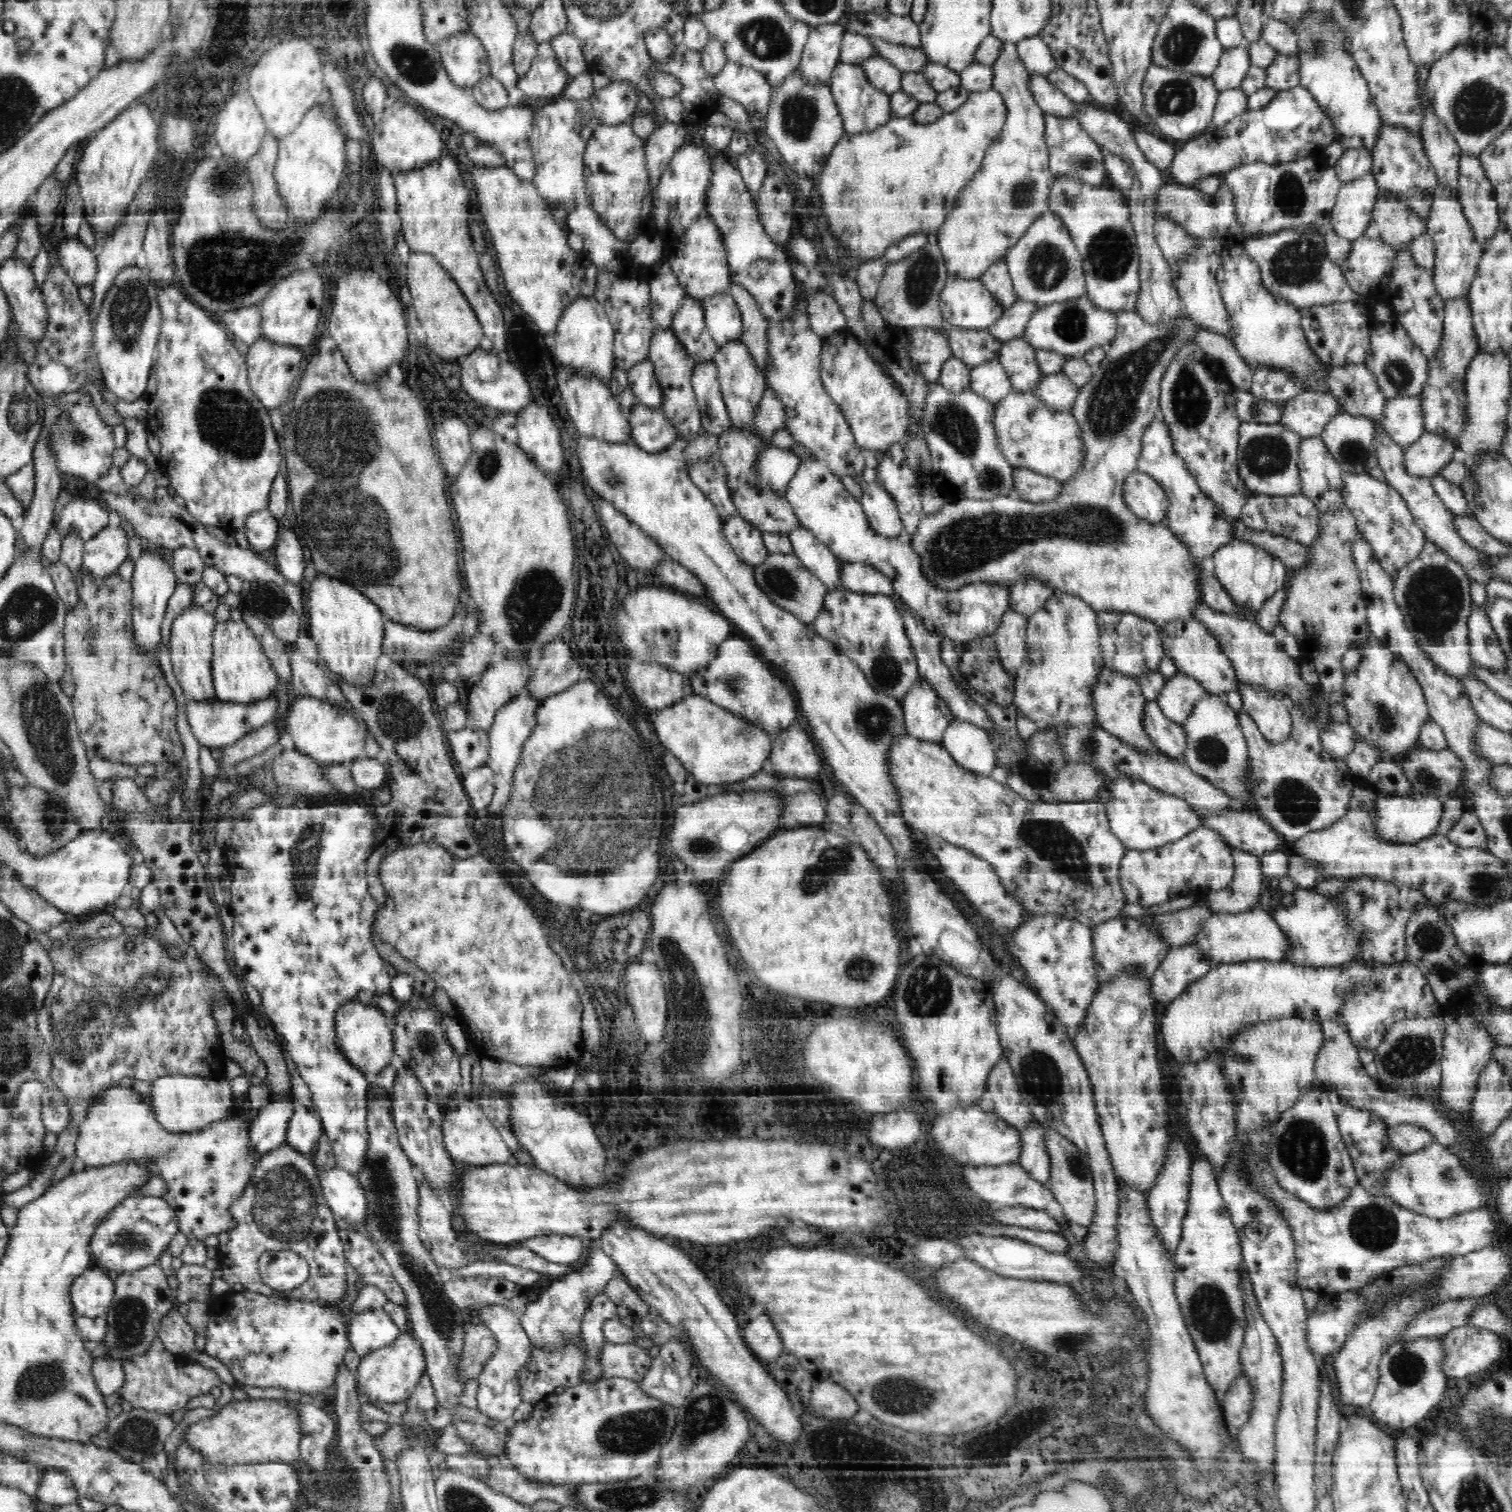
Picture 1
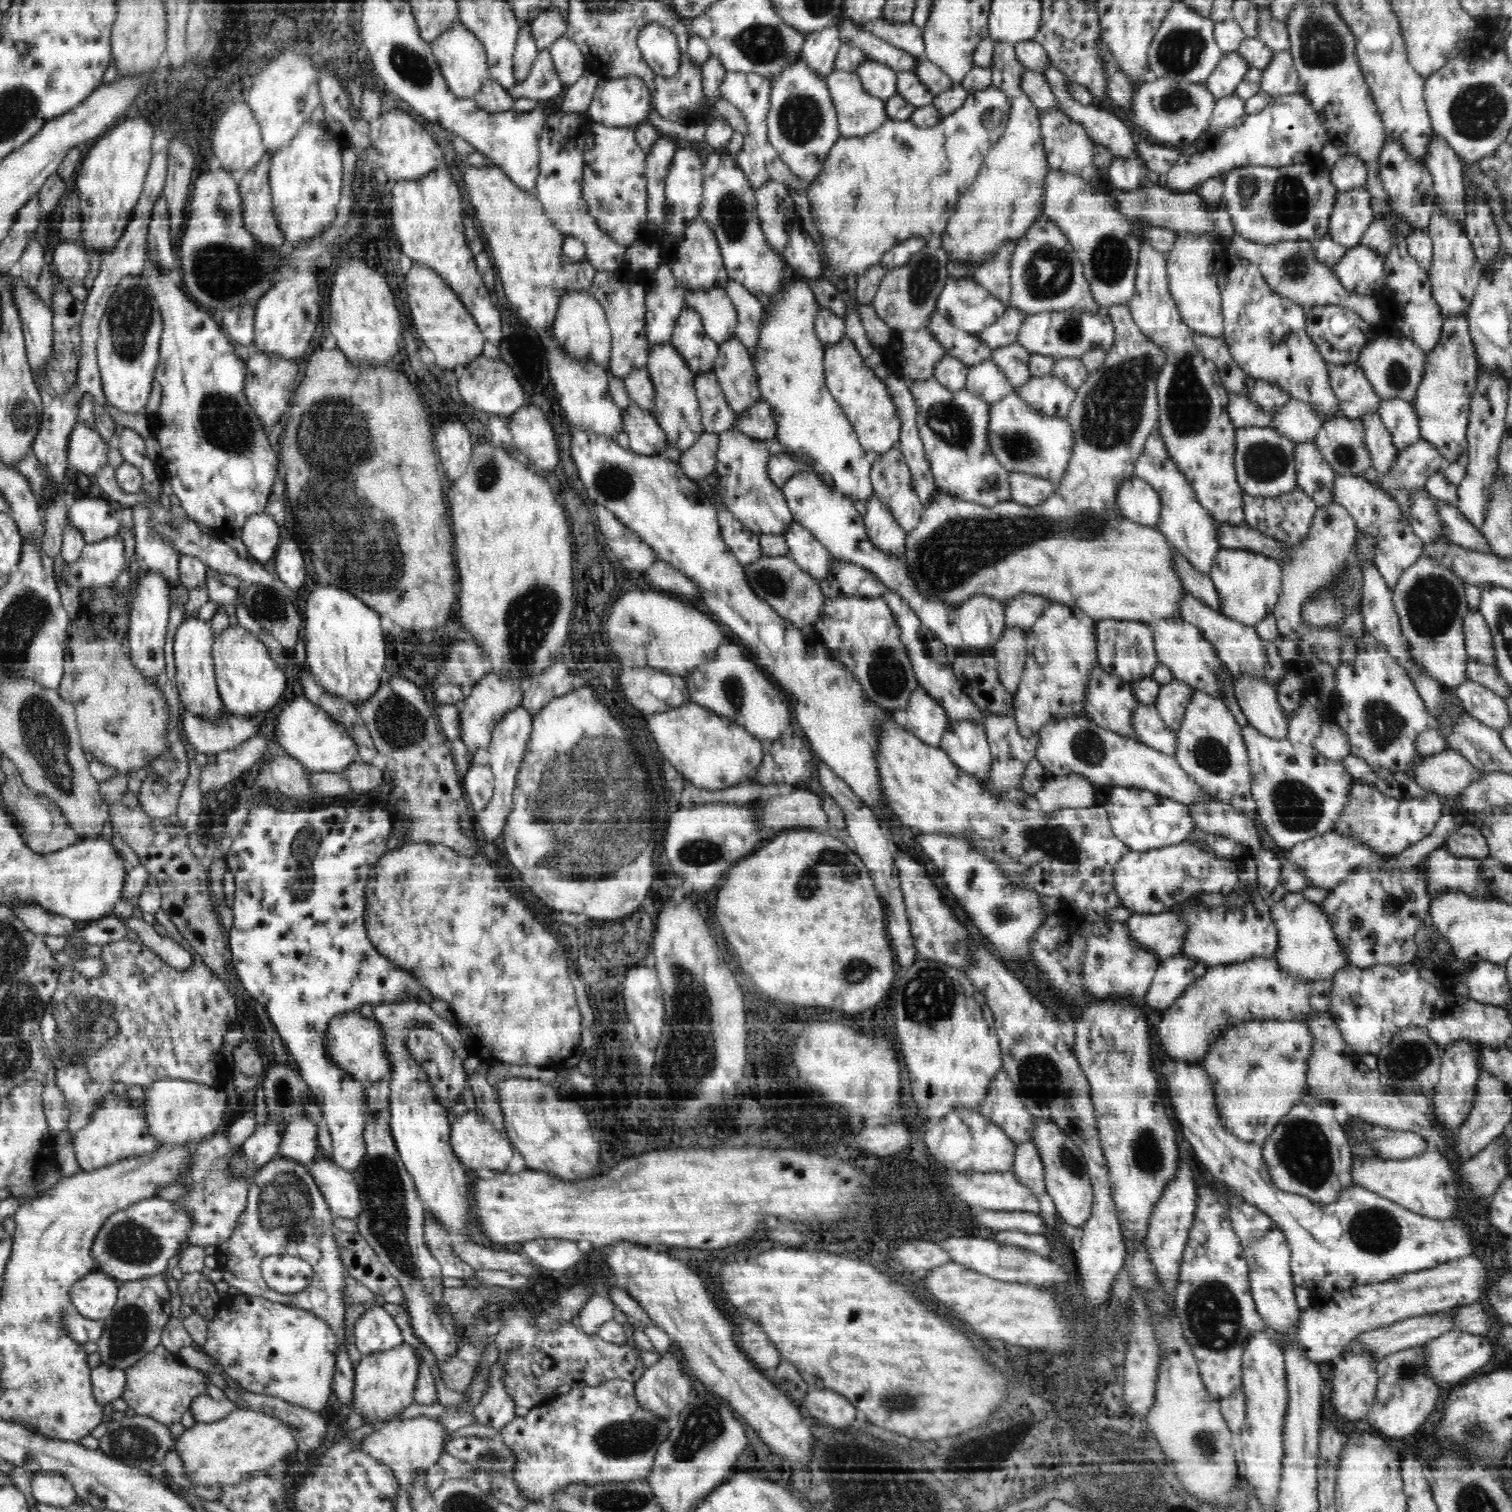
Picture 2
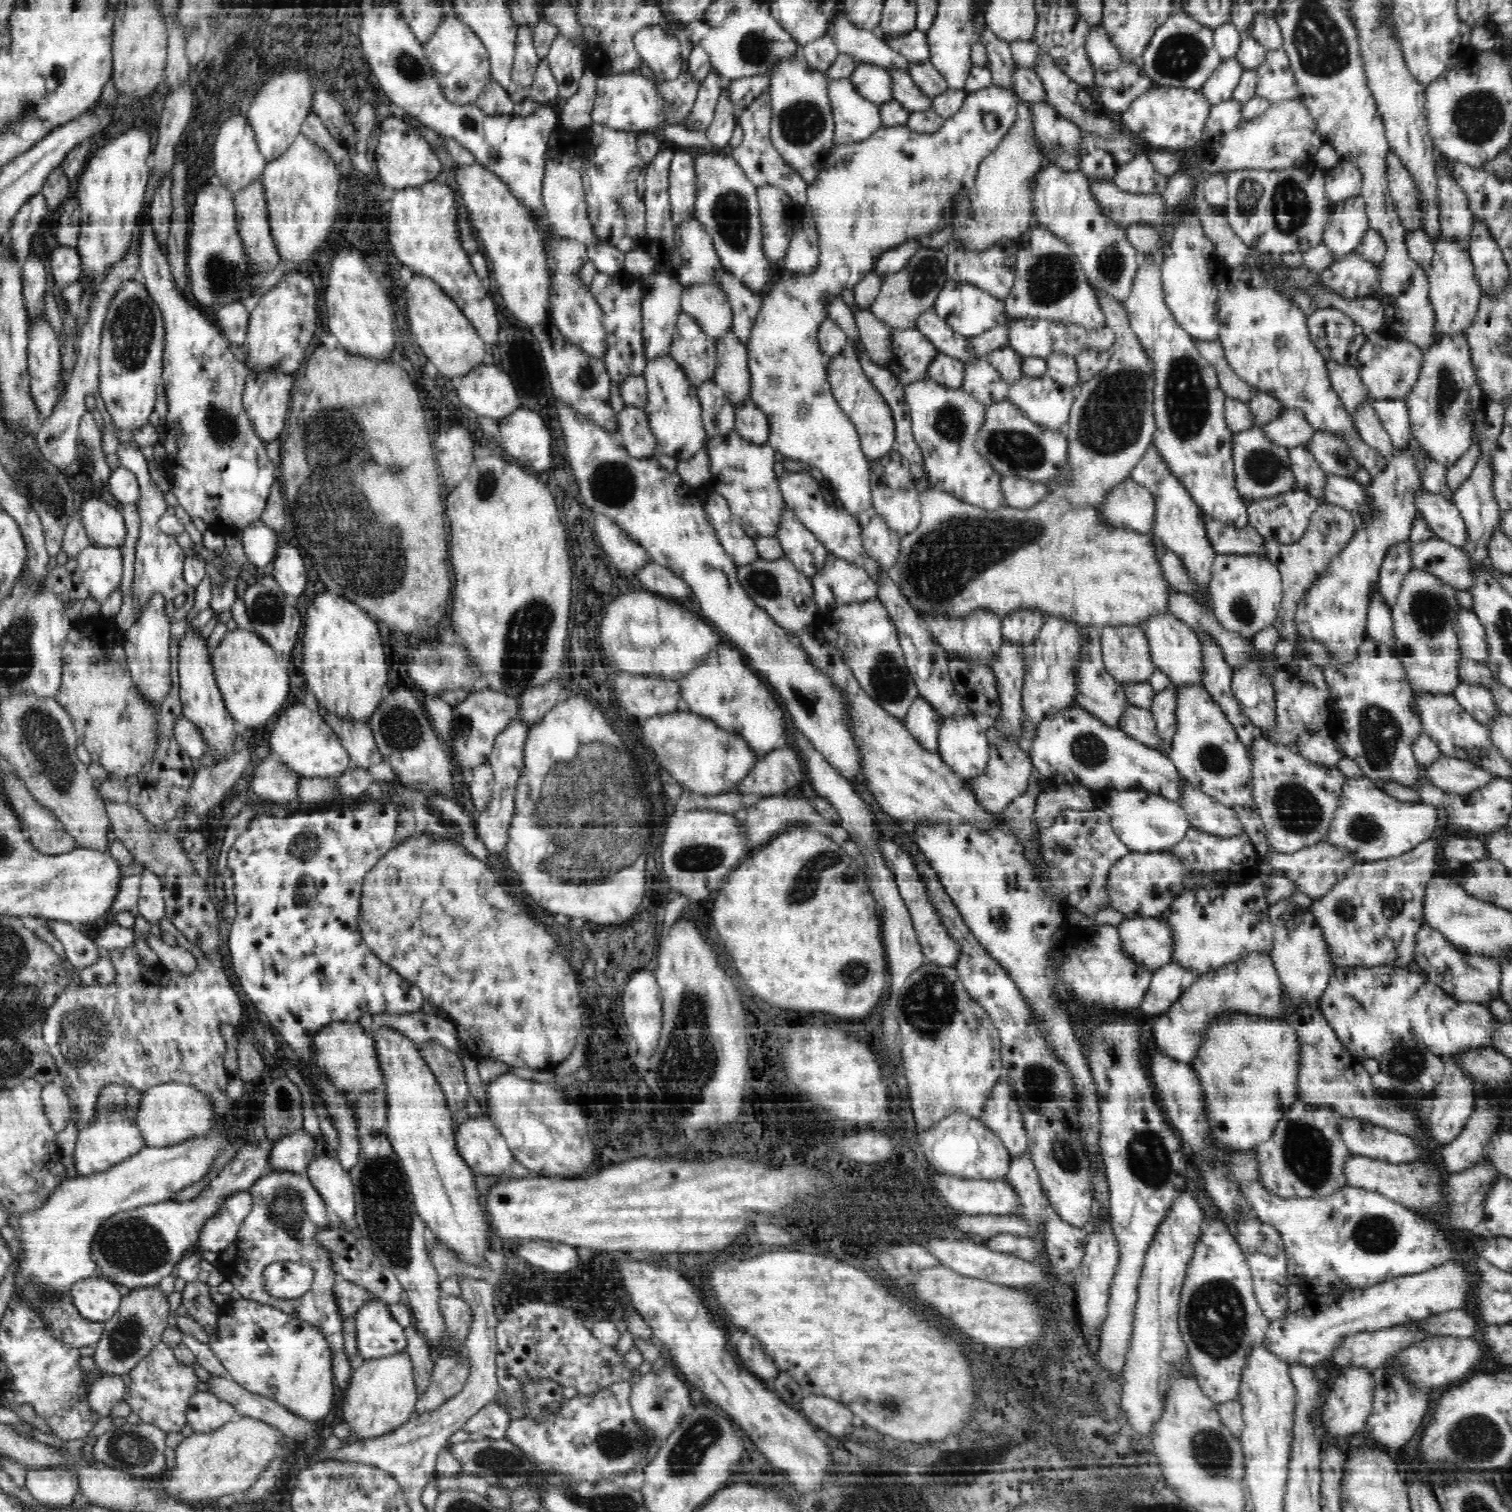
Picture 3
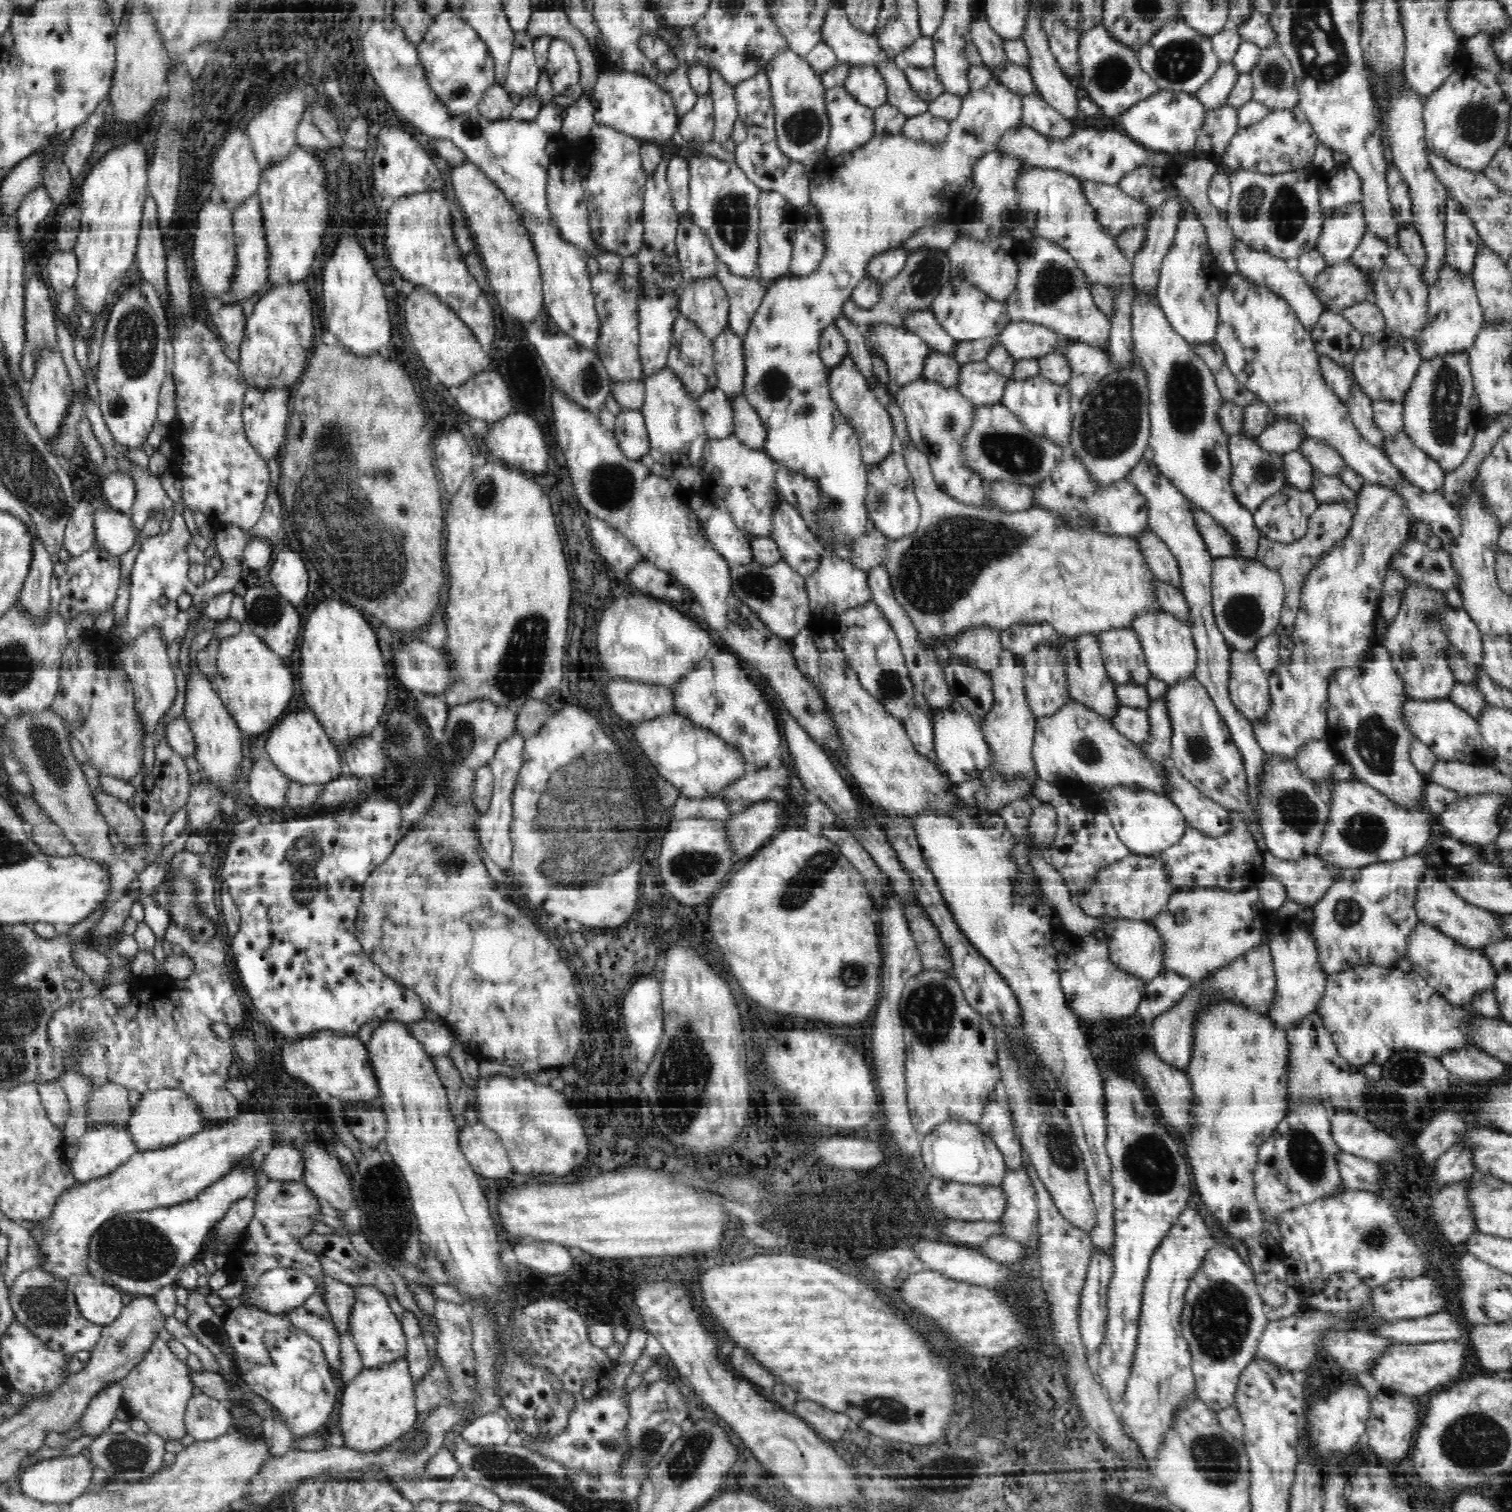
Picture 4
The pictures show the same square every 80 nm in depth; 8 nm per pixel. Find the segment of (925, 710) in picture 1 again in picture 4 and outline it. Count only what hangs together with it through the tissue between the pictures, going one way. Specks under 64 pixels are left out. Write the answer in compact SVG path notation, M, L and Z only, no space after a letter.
M915 706L902 721L914 749L922 754L922 757L928 757L936 763L937 754L934 750L934 727L932 727L934 723L931 722L931 717L930 709L924 711L922 708Z

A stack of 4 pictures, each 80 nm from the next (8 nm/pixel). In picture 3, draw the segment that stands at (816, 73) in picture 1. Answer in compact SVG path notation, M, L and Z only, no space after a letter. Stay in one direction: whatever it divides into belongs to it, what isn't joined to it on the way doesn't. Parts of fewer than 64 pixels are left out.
M824 33L820 39L814 39L805 48L800 48L799 54L813 70L826 74L840 53L832 35Z

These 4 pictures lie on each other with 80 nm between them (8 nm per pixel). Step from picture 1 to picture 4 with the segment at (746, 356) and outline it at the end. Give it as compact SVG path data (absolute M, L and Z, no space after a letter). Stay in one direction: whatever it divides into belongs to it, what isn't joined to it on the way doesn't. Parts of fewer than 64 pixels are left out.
M729 326L718 335L713 340L717 387L731 399L734 395L743 394L745 374L743 339Z

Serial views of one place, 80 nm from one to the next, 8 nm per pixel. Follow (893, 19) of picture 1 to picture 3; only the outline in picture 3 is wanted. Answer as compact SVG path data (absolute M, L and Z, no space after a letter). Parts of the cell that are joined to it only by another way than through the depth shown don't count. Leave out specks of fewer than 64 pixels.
M914 29L903 35L885 38L889 47L898 52L911 65L930 63L930 50L924 32Z

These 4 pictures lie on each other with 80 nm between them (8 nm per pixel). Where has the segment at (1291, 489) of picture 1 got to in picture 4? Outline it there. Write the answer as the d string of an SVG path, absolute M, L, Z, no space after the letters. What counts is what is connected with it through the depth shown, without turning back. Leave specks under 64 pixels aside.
M1231 435L1229 437L1228 450L1231 464L1230 486L1238 502L1246 507L1250 513L1260 507L1265 499L1280 492L1288 485L1286 473L1284 473L1284 461L1282 455L1270 454L1258 446L1258 439L1250 435Z

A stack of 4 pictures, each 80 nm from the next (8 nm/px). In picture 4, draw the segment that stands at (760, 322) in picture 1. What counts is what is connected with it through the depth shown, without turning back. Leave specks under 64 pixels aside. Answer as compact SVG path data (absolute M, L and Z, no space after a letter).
M720 260L716 264L717 278L729 298L729 327L742 339L747 335L752 318L760 306L768 283L761 279L738 276Z

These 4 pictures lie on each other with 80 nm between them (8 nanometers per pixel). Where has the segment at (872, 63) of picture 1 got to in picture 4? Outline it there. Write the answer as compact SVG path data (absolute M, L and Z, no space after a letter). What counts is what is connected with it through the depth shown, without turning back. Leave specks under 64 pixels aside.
M874 65L852 66L843 86L850 96L867 108L876 110L887 104L886 80Z

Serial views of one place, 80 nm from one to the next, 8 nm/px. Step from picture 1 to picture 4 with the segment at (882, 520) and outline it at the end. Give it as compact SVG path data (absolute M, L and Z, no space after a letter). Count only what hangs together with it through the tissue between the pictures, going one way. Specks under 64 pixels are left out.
M875 529L866 532L862 540L856 540L853 552L848 558L851 564L859 571L868 572L876 565L887 564L887 545L891 540L886 540Z

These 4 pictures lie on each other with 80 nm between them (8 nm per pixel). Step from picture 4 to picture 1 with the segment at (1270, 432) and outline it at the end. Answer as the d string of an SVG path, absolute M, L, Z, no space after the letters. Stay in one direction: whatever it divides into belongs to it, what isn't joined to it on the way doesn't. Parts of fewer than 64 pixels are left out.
M1328 390L1328 394L1321 394L1321 392L1301 392L1282 404L1282 416L1279 417L1279 422L1287 430L1298 434L1300 438L1309 439L1311 436L1322 434L1324 426L1341 411L1340 401L1336 399L1336 395L1332 391Z

